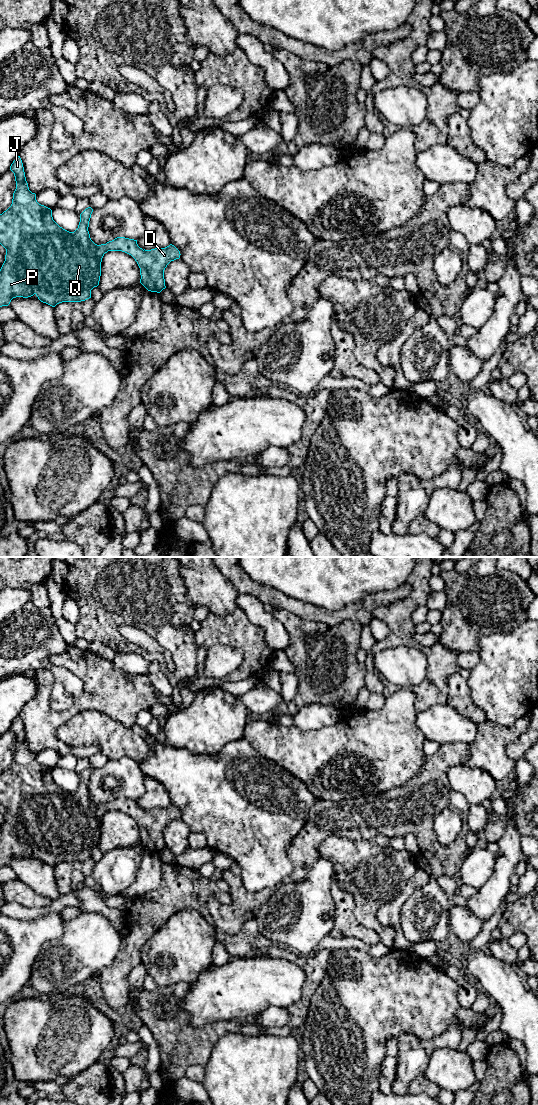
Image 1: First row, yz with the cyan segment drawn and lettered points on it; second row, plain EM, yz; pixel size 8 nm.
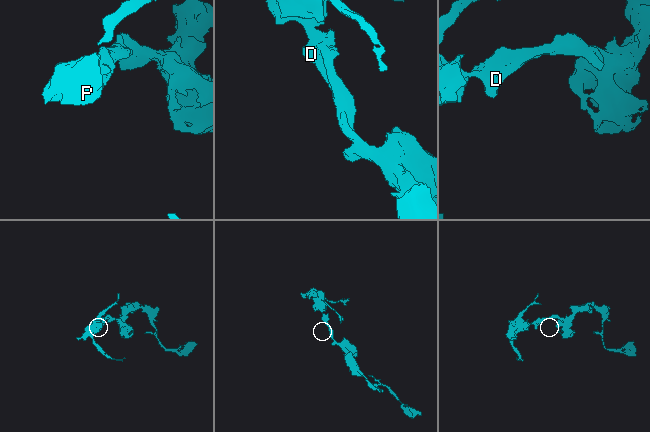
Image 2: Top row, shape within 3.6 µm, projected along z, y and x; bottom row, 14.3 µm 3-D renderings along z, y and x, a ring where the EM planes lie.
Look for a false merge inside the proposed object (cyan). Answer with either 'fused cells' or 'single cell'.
single cell

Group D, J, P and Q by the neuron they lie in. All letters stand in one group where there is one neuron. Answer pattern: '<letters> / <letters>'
D J P Q

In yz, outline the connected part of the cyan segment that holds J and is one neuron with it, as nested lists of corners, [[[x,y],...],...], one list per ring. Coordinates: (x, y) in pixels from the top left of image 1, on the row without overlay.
[[[20,716],[13,721],[10,730],[15,736],[16,749],[11,766],[0,774],[0,804],[6,809],[5,821],[0,829],[0,867],[8,866],[13,858],[28,858],[34,854],[41,862],[52,867],[62,862],[81,862],[91,858],[91,850],[99,845],[102,818],[108,811],[122,811],[131,815],[140,828],[140,843],[148,851],[160,853],[166,848],[164,830],[171,821],[179,819],[181,815],[174,805],[143,810],[138,806],[137,800],[125,797],[117,797],[106,804],[97,805],[91,800],[88,791],[93,772],[91,767],[86,768],[80,774],[78,788],[74,792],[69,792],[53,780],[52,770],[39,764],[36,754],[29,750]]]

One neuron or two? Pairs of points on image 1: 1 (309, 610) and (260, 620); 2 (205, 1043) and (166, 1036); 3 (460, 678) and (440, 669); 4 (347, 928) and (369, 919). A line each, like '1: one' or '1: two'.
1: two
2: one
3: two
4: two

